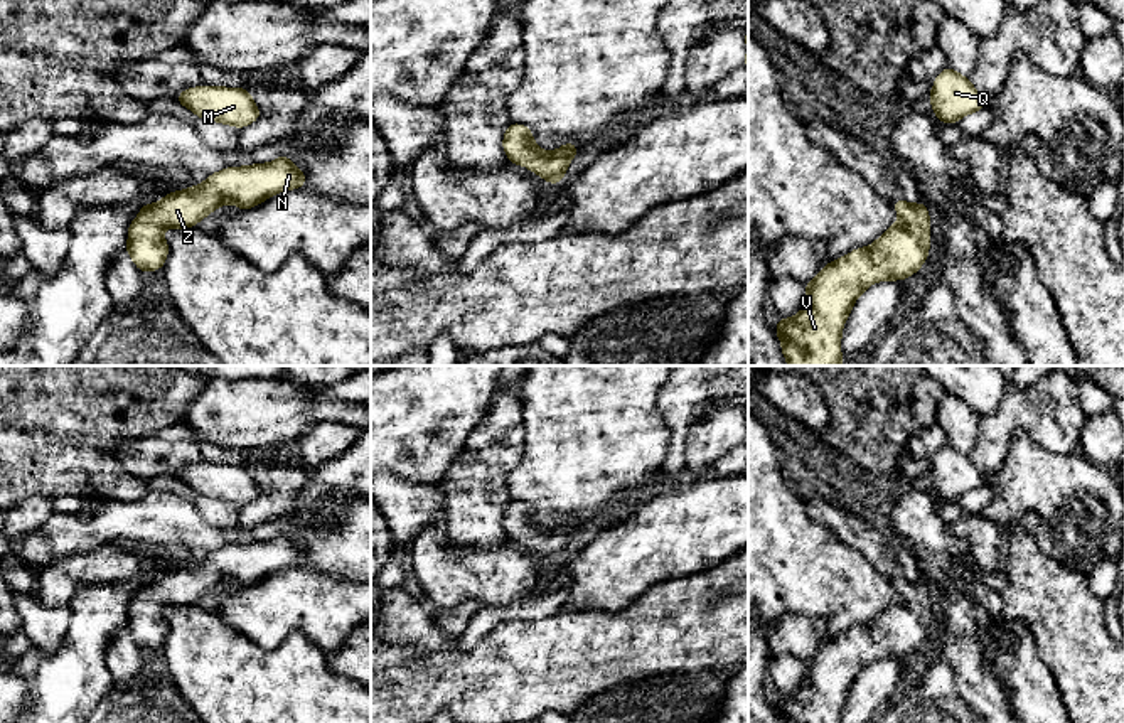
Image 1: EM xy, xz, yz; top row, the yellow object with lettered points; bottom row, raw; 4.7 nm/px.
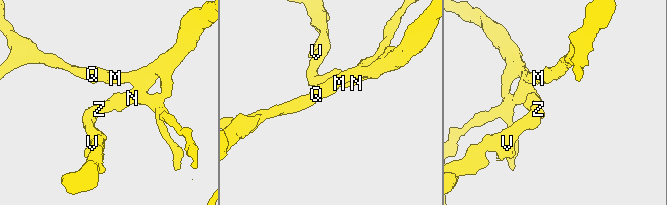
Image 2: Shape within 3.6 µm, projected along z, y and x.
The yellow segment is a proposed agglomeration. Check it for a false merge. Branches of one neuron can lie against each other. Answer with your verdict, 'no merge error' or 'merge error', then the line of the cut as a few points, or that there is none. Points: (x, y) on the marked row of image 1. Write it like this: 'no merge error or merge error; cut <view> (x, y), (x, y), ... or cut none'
no merge error; cut none

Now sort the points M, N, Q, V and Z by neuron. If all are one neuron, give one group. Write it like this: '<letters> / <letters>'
M N Q V Z

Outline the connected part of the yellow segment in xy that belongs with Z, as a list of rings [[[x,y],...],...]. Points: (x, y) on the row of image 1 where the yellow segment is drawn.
[[[286,155],[278,157],[270,163],[256,163],[246,167],[229,167],[209,175],[201,185],[190,189],[170,192],[160,202],[143,204],[140,214],[128,228],[126,253],[142,273],[163,268],[169,254],[169,244],[162,234],[167,228],[194,228],[201,219],[224,204],[236,204],[246,211],[265,199],[290,189],[302,189],[305,184],[305,174],[295,167]]]

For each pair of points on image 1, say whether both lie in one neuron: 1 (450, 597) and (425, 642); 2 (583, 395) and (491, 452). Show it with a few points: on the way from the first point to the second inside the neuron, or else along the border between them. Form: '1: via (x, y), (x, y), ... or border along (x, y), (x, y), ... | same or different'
1: border along (425, 595), (437, 609) | different
2: border along (519, 393), (523, 457), (511, 469) | different

